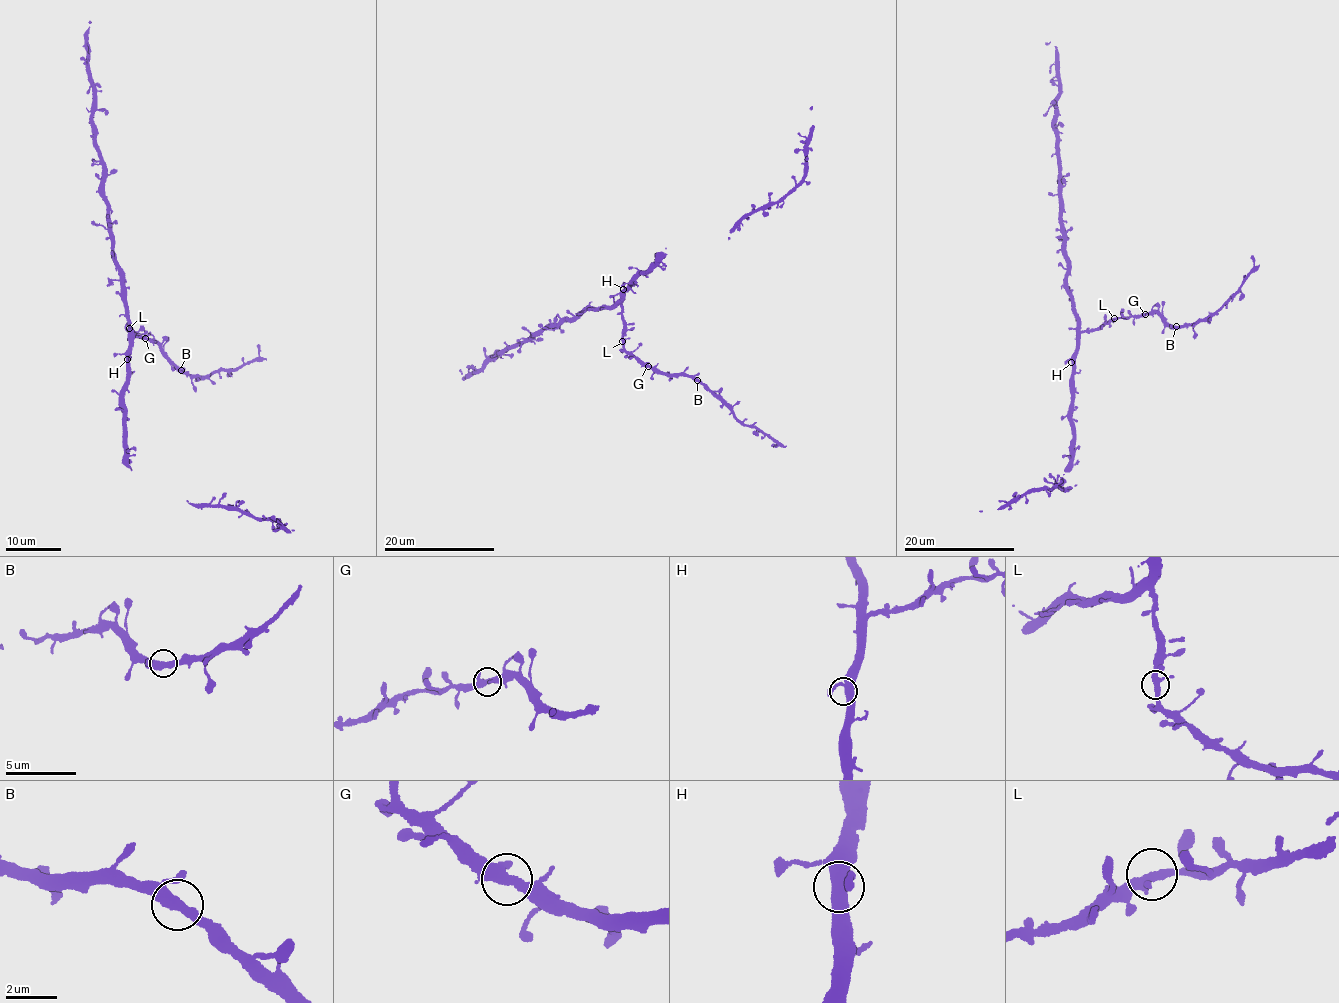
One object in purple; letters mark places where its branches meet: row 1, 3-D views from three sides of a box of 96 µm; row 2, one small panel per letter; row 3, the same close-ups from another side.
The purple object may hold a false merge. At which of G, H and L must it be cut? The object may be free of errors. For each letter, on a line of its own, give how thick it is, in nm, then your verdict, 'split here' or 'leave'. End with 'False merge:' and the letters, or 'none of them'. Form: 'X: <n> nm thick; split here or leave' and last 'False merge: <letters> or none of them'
G: 360 nm thick; leave
H: 420 nm thick; leave
L: 320 nm thick; leave
False merge: none of them

